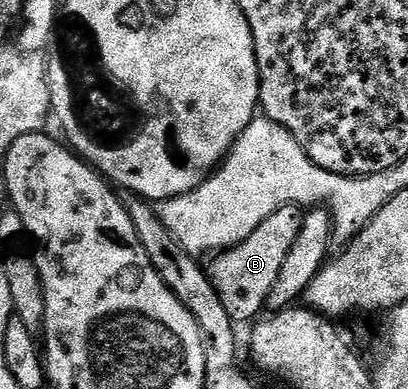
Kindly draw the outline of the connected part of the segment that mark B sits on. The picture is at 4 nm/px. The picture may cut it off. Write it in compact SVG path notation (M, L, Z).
M298 206L276 210L264 218L264 222L260 222L260 226L256 226L248 238L237 241L234 247L217 253L211 259L214 261L208 264L208 275L231 320L253 321L263 315L268 294L280 275L280 268L284 266L288 252L292 250L292 244L296 242L296 234L300 234L303 215L303 209Z

